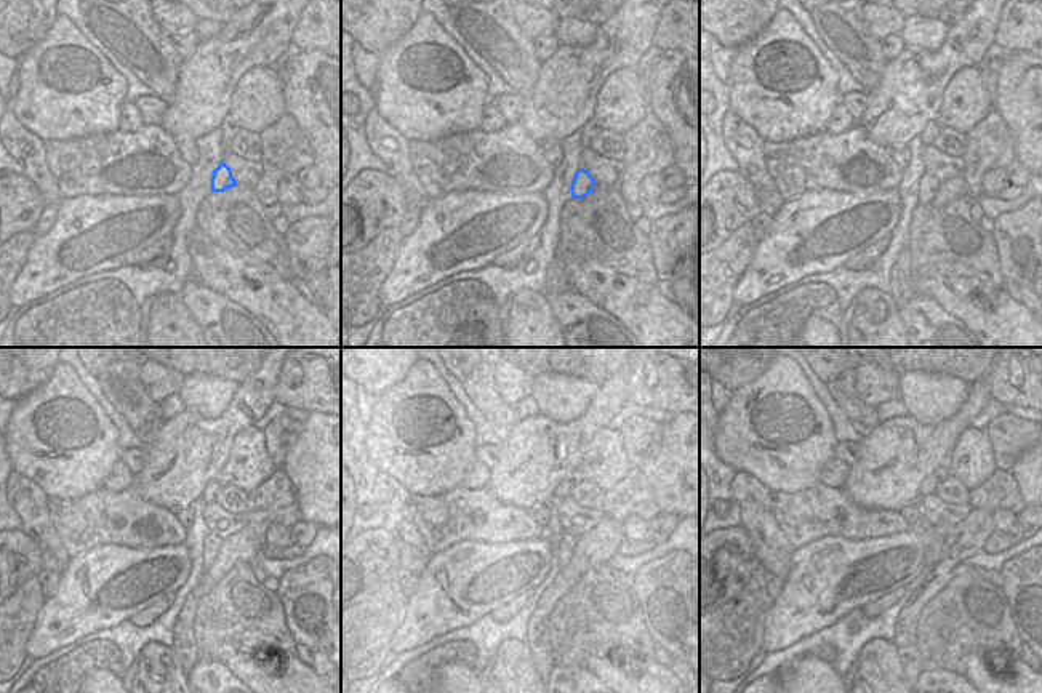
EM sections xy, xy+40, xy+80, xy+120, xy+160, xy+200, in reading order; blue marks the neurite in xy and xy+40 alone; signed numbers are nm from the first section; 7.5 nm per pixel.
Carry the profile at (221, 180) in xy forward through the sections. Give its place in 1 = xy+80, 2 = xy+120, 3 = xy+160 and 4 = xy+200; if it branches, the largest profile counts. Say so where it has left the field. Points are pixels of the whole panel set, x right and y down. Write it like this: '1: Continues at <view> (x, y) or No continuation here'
1: Continues at xy+80 (929, 184)
2: Continues at xy+120 (212, 544)
3: Continues at xy+160 (567, 544)
4: Continues at xy+200 (933, 554).

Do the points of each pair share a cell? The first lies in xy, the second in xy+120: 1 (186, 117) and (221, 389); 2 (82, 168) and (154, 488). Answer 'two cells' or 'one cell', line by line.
1: two cells
2: two cells

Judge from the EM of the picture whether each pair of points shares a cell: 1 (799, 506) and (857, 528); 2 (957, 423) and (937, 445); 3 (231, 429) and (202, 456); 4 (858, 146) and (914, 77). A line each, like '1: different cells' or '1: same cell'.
1: same cell
2: same cell
3: same cell
4: different cells

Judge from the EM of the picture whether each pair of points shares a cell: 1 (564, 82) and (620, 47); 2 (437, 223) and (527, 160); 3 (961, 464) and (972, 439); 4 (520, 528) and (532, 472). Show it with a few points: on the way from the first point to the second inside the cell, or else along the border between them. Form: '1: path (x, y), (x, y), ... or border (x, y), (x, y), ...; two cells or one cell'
1: path (578, 72), (605, 53); one cell
2: border (445, 192), (496, 191), (519, 196); two cells
3: path (962, 458), (972, 445); one cell
4: border (490, 492), (504, 503), (532, 511); two cells

